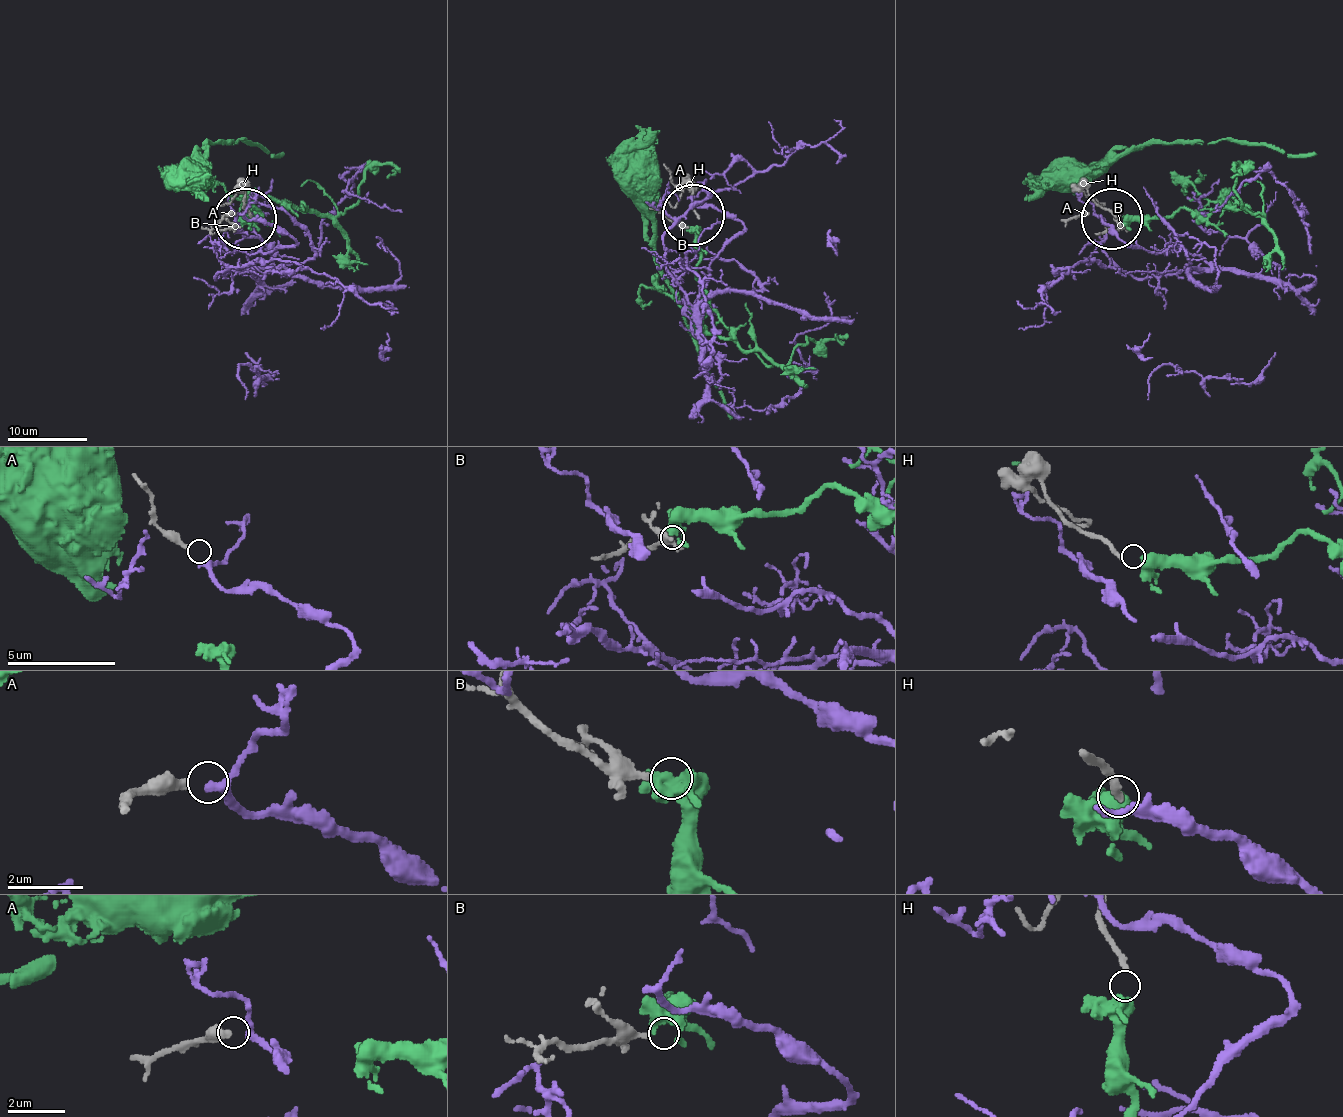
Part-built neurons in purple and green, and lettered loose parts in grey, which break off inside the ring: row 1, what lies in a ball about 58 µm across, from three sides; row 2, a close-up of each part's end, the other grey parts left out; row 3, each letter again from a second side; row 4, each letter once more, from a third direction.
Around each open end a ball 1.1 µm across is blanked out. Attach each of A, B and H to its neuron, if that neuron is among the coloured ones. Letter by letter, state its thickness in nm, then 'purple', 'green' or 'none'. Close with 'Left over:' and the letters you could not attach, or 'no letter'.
A: 320 nm | purple
B: 260 nm | none
H: 200 nm | green
Left over: B

